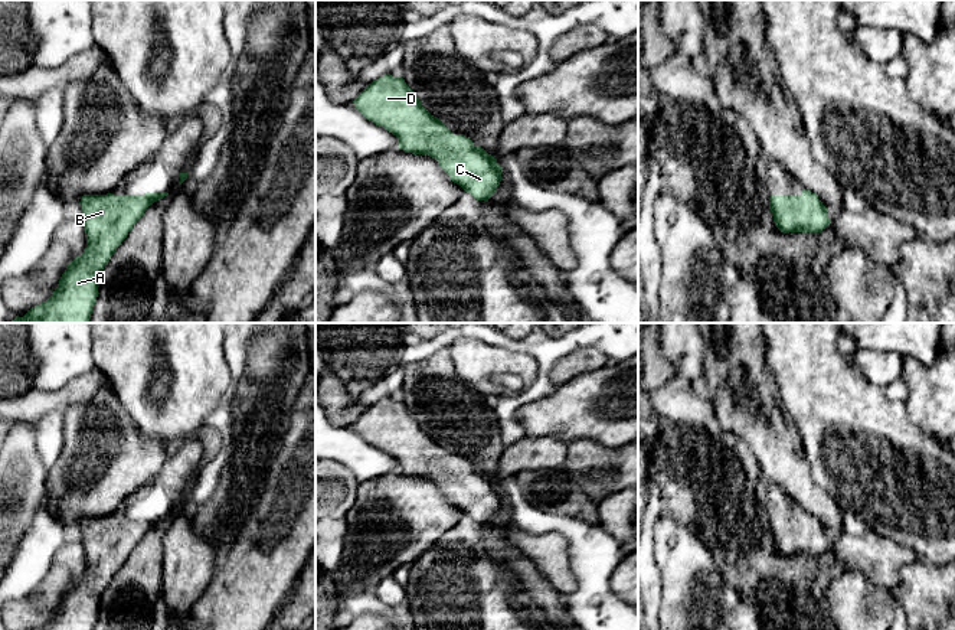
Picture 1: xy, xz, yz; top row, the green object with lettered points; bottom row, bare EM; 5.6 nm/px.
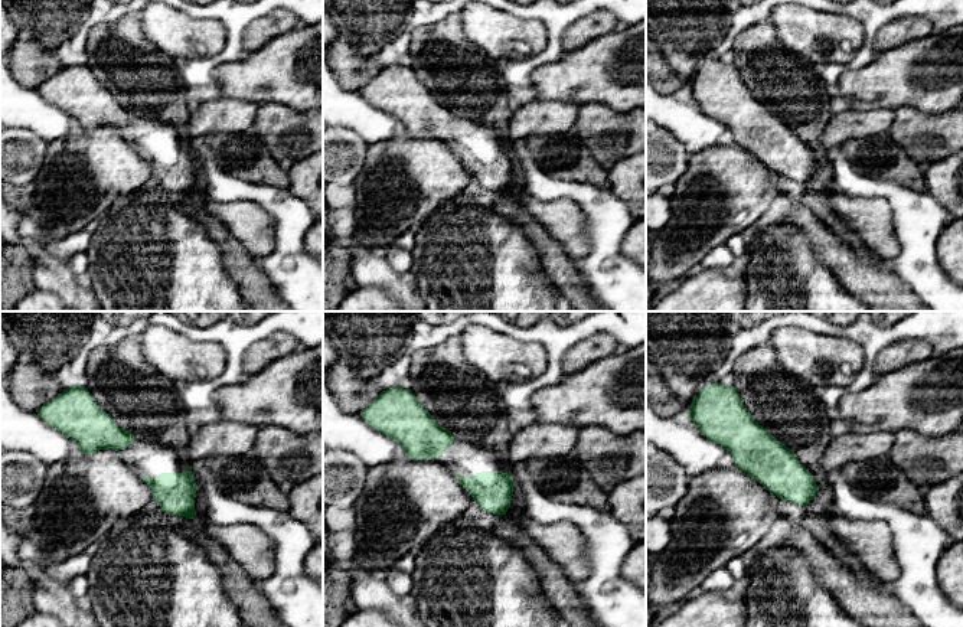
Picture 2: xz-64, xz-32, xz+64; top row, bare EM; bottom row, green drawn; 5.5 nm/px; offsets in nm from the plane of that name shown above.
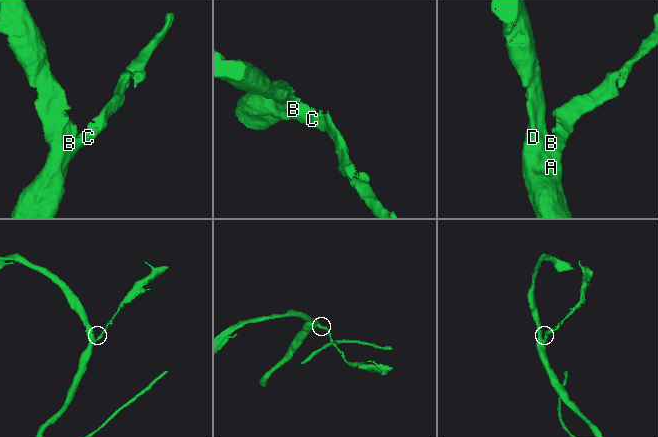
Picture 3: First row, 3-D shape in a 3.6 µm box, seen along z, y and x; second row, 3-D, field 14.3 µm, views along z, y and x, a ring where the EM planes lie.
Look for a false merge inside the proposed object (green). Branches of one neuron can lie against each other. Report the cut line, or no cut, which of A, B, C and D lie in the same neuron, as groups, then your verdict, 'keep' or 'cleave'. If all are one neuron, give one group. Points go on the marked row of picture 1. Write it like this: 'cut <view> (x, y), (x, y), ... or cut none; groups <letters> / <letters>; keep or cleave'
cut none; groups A B C D; keep

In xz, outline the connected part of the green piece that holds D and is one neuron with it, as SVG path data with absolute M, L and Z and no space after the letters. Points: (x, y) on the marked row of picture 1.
M380 76L360 92L354 107L392 133L405 153L435 159L451 180L477 200L488 202L501 182L501 167L464 134L454 136L422 107L403 78Z

